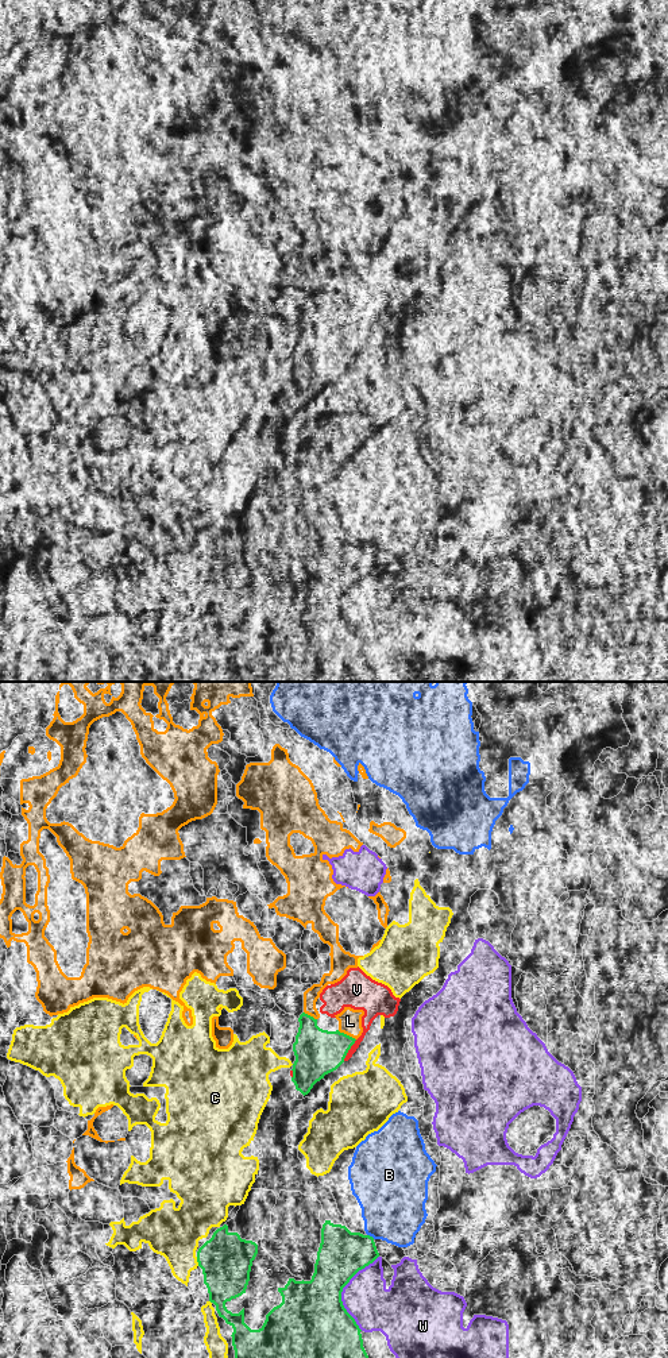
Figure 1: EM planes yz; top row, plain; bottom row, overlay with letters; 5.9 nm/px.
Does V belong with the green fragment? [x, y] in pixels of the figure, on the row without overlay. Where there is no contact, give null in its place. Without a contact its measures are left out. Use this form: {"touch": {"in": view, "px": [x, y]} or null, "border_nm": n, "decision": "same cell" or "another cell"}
{"touch": {"in": "yz", "px": [348, 358]}, "border_nm": 150, "decision": "same cell"}

